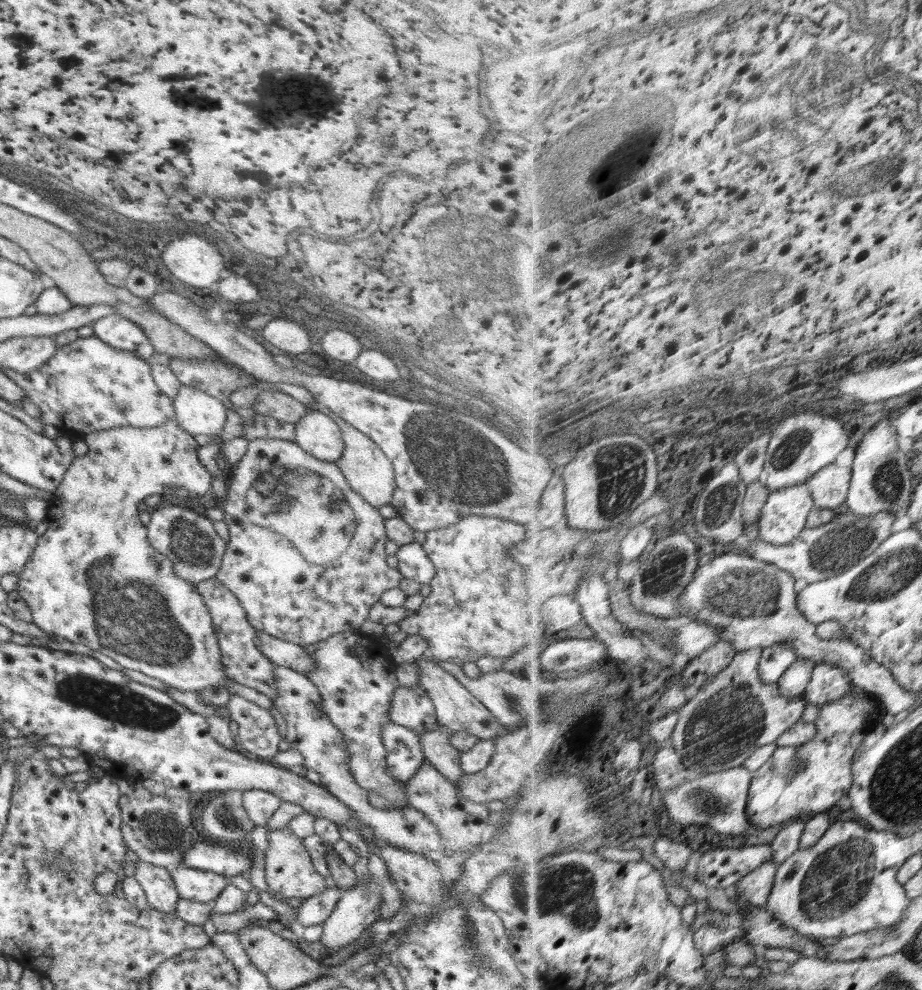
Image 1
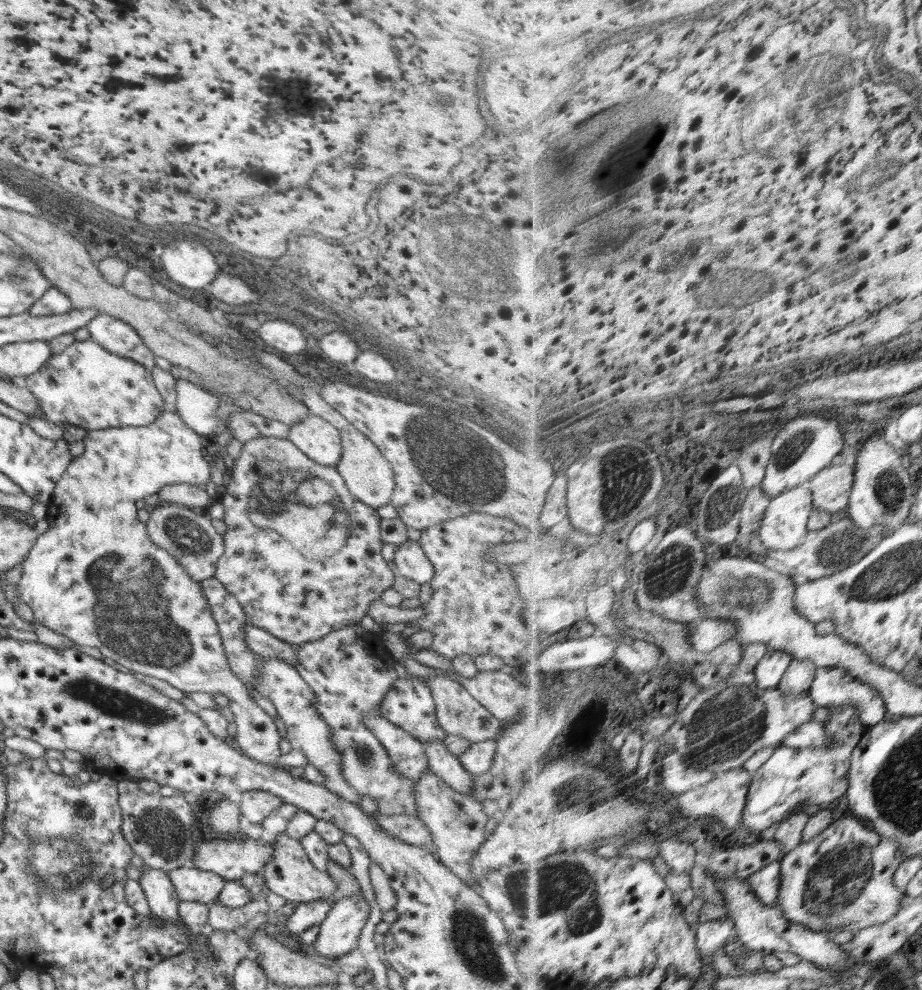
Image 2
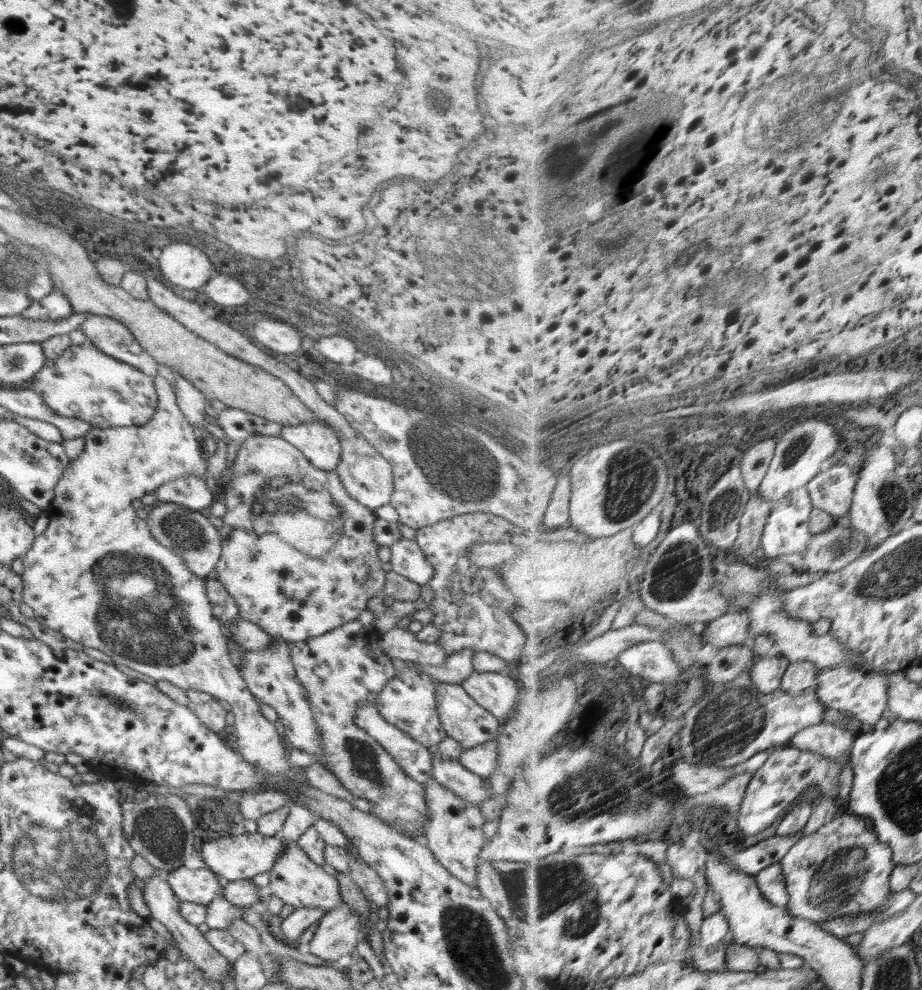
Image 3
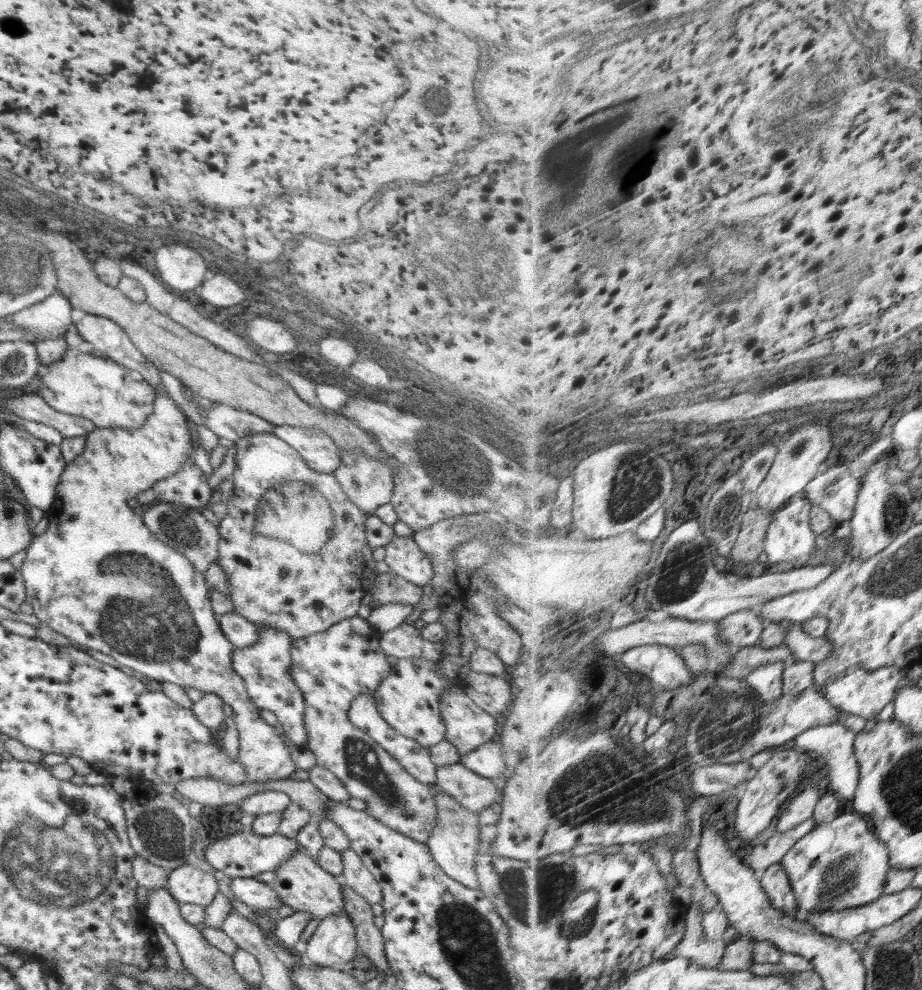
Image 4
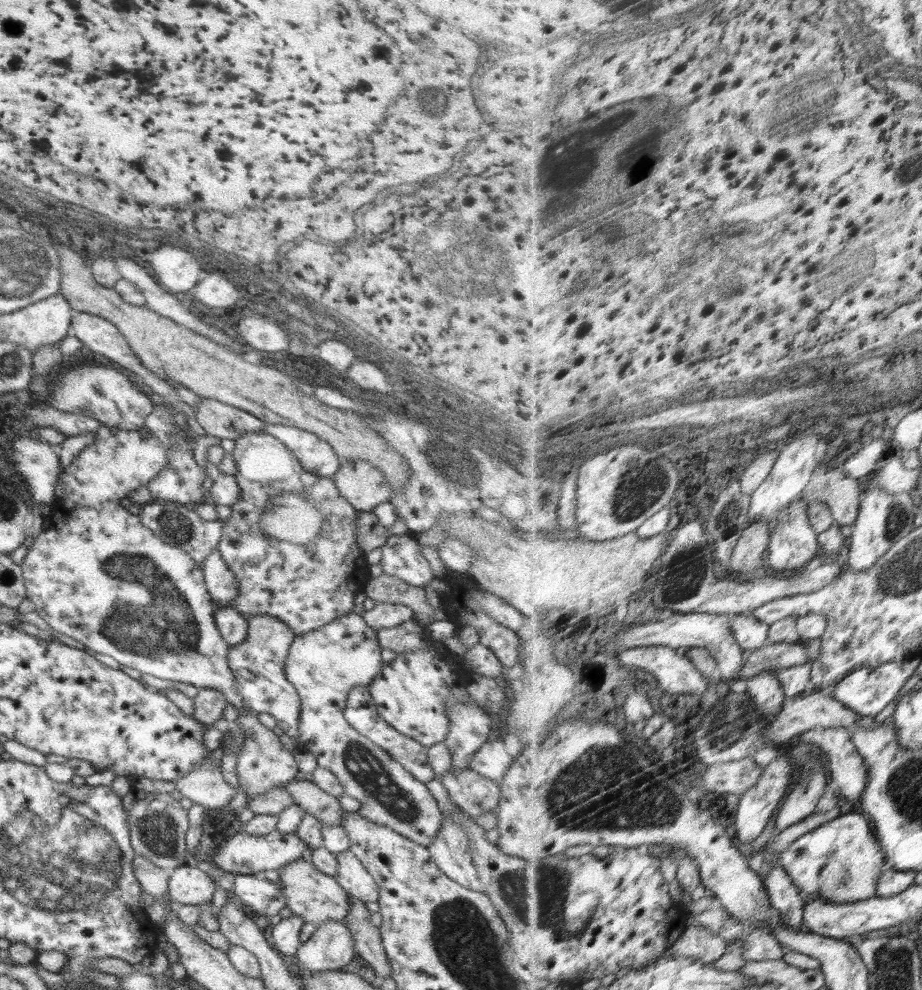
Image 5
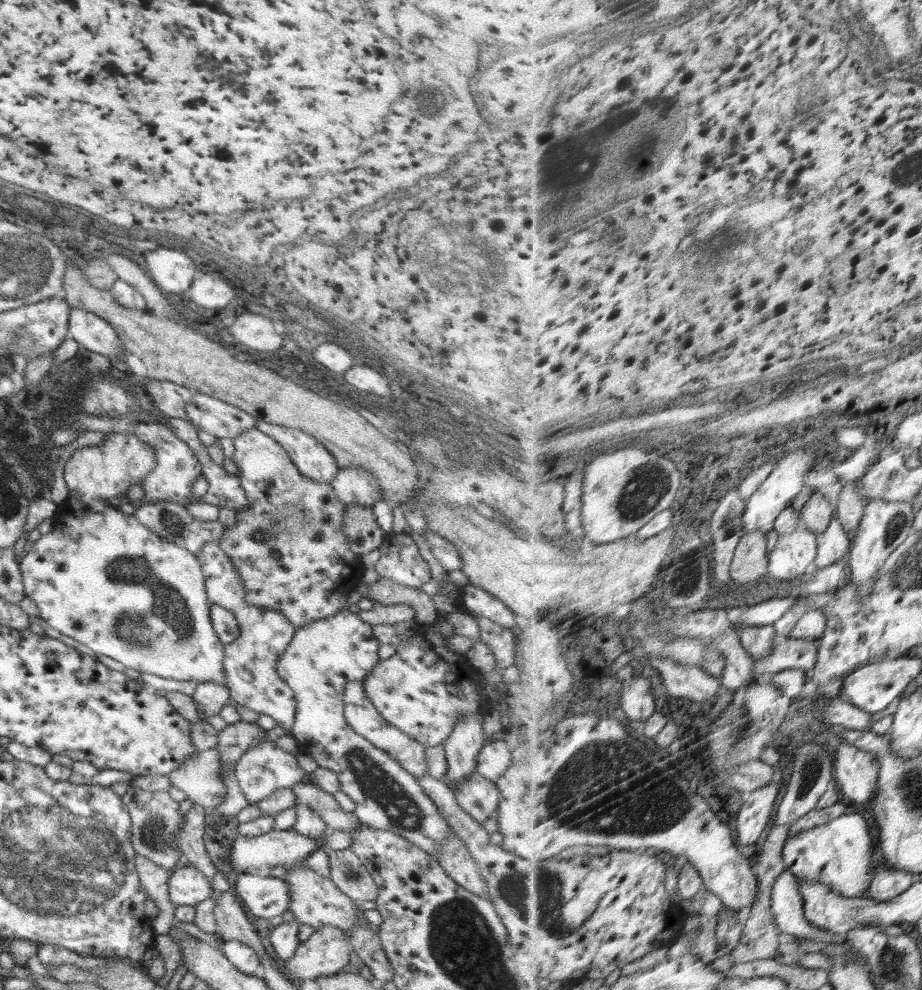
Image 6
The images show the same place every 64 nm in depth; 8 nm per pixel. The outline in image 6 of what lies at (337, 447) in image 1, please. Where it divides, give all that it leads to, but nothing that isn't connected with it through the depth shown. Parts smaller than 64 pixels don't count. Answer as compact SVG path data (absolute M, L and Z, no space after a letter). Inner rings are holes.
M256 419L256 428L271 436L286 450L298 472L314 482L330 484L339 468L334 456L310 433Z

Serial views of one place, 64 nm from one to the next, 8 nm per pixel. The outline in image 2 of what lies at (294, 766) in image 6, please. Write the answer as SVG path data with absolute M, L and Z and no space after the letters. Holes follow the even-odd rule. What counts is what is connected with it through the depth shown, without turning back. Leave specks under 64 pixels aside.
M156 365L152 368L151 373L157 392L163 399L164 408L162 415L160 415L160 418L156 419L154 423L145 427L116 427L87 431L86 436L83 438L85 444L84 453L80 456L73 457L64 474L57 482L56 488L53 490L49 510L47 511L47 521L49 522L49 526L53 526L53 528L49 528L43 534L37 535L36 543L34 543L34 546L30 549L30 553L21 564L22 575L20 581L17 583L19 598L32 608L34 622L43 624L54 630L54 632L58 632L58 634L63 634L75 644L98 648L104 657L109 657L118 662L118 664L134 670L134 672L164 680L164 682L168 682L168 684L171 684L174 688L178 688L178 690L182 690L184 693L208 692L208 694L211 695L222 694L222 696L226 696L232 703L230 708L234 711L234 722L238 729L234 746L243 756L254 760L256 763L272 769L284 769L285 767L280 764L282 752L280 751L279 743L281 742L281 737L275 726L275 722L273 718L268 716L256 701L254 701L254 698L250 695L250 692L248 692L249 687L246 686L246 683L244 683L242 679L239 679L238 675L234 674L234 671L230 669L228 657L226 657L224 647L222 647L222 637L220 636L218 625L212 616L208 599L206 599L200 583L186 574L186 569L166 550L160 548L150 540L145 523L141 522L137 517L138 510L136 510L136 501L142 500L142 498L150 496L151 494L158 494L158 491L160 491L164 485L188 483L206 488L207 482L210 481L210 469L212 466L212 463L206 458L203 452L204 447L201 444L201 438L198 437L198 433L190 429L178 416L178 411L176 411L175 406L177 400L175 390L176 378L170 374L170 371L163 370Z

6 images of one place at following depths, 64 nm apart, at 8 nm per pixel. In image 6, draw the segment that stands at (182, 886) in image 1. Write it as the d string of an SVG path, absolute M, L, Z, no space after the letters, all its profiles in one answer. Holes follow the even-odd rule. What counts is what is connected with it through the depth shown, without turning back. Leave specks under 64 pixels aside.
M183 863L172 870L168 881L169 899L175 905L197 906L198 903L211 898L213 890L210 880L206 879L196 868Z

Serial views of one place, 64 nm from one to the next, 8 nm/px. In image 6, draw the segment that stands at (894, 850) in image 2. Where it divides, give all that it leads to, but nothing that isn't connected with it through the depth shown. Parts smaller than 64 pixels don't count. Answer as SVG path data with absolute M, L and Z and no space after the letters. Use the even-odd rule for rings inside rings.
M846 814L833 820L830 824L816 826L802 831L788 839L784 850L787 870L796 875L800 881L822 882L832 885L832 890L850 897L862 897L870 891L877 872L879 855L883 865L883 855L870 836L870 826L862 814Z

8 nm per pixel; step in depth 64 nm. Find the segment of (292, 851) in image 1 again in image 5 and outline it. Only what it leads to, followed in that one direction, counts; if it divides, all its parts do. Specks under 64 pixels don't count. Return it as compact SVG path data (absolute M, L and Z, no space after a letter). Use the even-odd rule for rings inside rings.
M303 859L296 860L291 864L278 869L280 878L276 882L282 889L282 894L286 898L286 906L290 908L294 915L302 918L305 923L320 924L326 921L336 920L346 924L346 916L350 912L350 899L348 893L342 890L339 882L334 878L319 872L310 861Z

